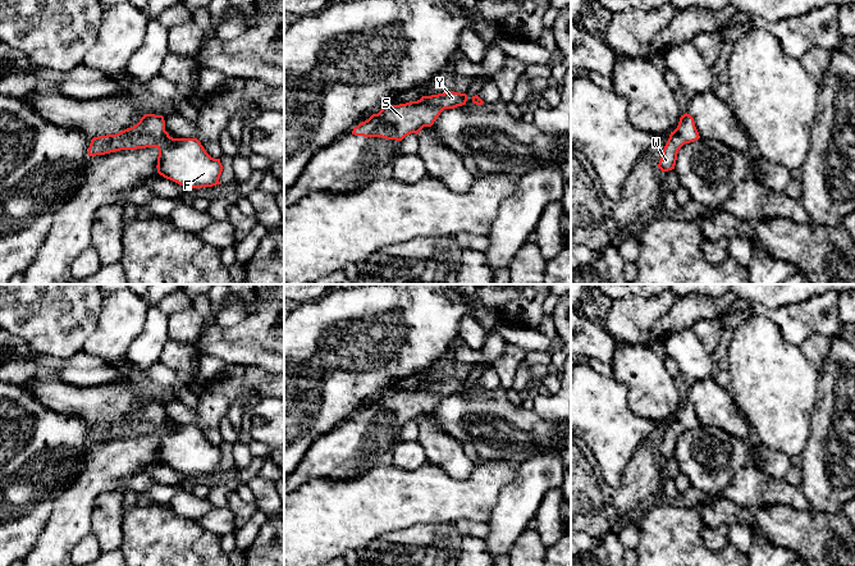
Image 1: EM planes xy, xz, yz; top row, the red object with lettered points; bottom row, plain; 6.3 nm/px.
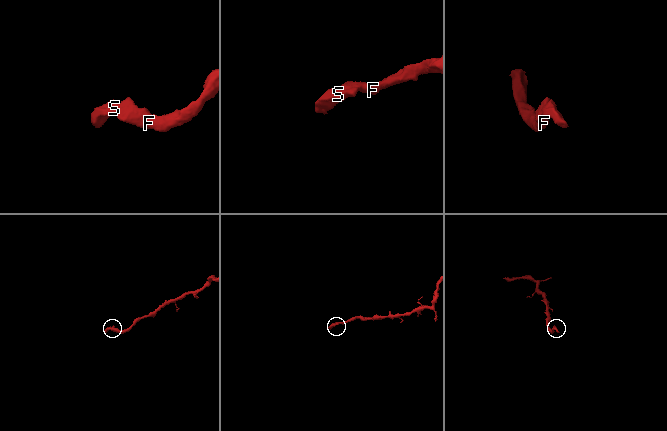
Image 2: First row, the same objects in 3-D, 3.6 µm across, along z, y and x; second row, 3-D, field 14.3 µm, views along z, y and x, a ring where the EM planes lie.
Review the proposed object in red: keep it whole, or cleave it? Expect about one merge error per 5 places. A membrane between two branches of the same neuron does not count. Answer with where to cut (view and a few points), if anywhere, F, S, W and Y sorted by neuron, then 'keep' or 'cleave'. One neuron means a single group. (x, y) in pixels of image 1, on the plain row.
cut none; groups F S W Y; keep

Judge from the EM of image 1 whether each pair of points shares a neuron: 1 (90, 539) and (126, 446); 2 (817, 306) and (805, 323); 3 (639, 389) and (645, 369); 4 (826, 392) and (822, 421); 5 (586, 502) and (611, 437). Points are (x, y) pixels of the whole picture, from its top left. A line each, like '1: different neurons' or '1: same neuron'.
1: different neurons
2: same neuron
3: same neuron
4: same neuron
5: different neurons

